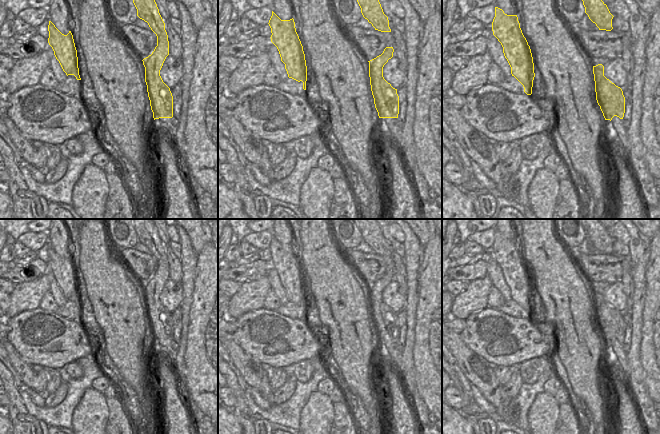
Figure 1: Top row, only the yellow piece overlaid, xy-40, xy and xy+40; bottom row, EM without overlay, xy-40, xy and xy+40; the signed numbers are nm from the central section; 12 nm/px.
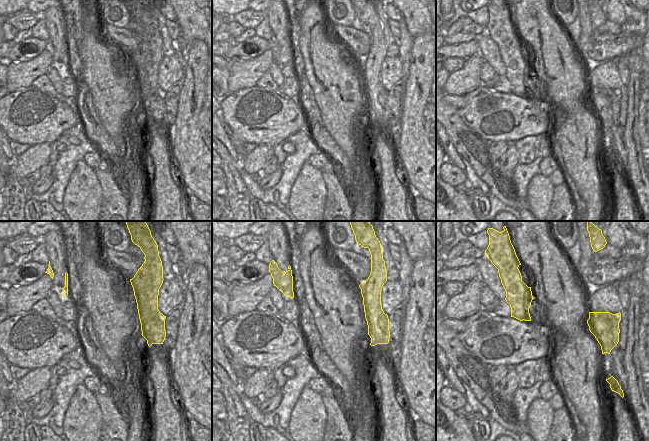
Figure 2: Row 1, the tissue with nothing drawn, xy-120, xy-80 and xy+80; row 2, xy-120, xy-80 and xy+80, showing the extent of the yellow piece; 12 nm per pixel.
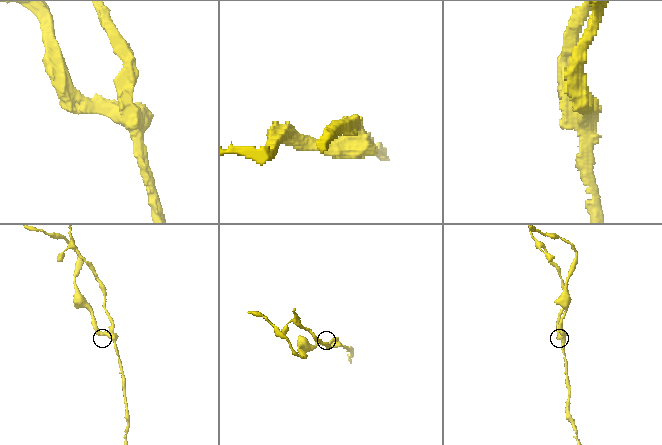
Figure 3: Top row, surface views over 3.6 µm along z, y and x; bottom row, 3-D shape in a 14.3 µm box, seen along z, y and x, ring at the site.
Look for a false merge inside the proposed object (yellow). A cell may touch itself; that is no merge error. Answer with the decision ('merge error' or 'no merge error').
merge error

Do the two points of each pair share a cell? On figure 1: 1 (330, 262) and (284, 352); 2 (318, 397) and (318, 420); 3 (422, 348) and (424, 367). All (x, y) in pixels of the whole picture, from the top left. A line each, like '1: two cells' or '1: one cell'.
1: two cells
2: one cell
3: one cell

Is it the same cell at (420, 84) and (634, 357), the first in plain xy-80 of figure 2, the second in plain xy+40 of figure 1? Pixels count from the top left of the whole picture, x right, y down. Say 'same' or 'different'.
different

